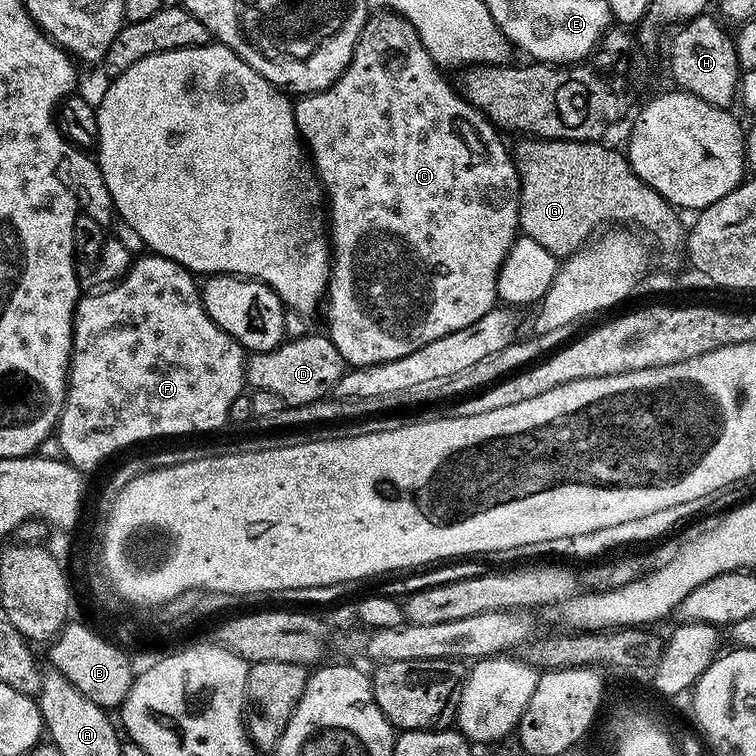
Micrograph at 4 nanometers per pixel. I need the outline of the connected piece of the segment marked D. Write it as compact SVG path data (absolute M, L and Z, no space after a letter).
M327 335L300 336L265 352L253 352L244 362L244 379L252 390L278 394L287 407L302 406L306 402L323 400L335 389L344 376L346 365L338 346Z

